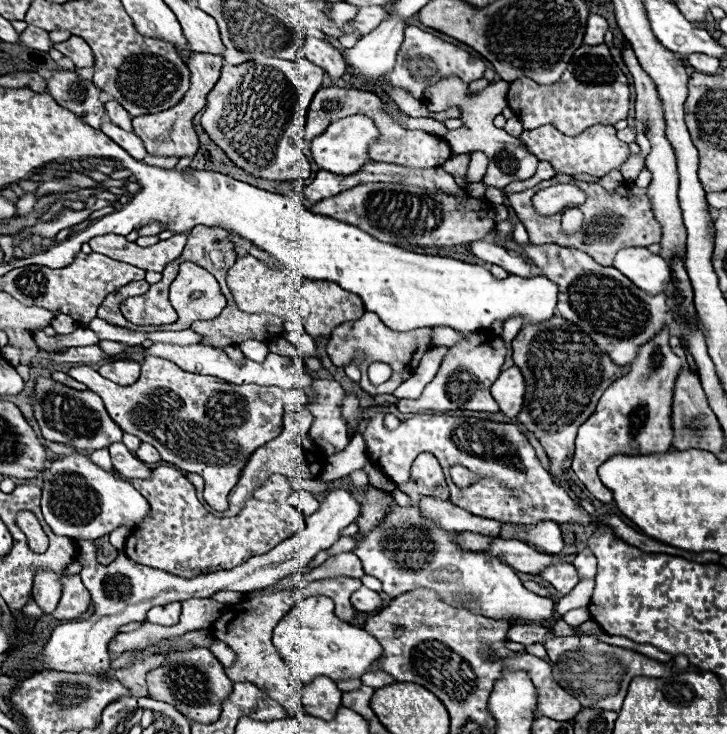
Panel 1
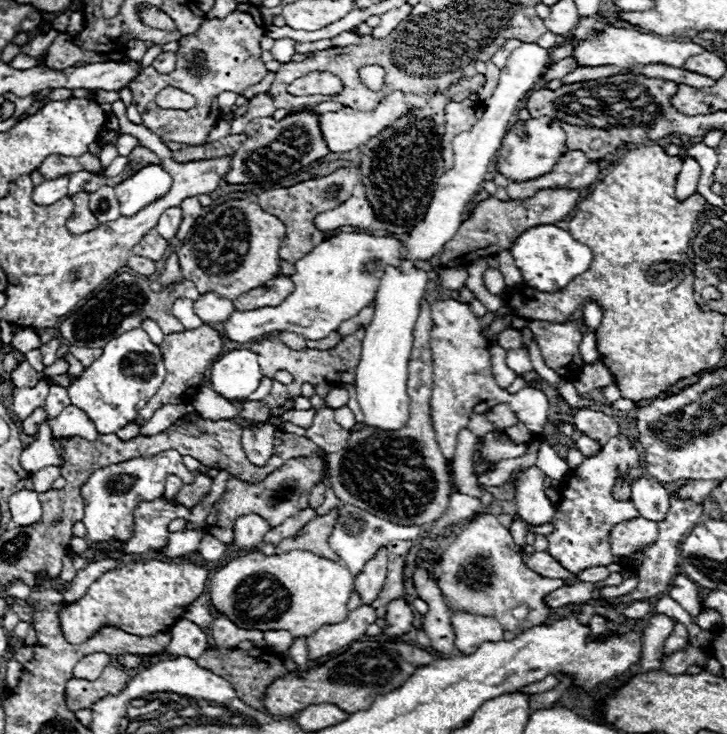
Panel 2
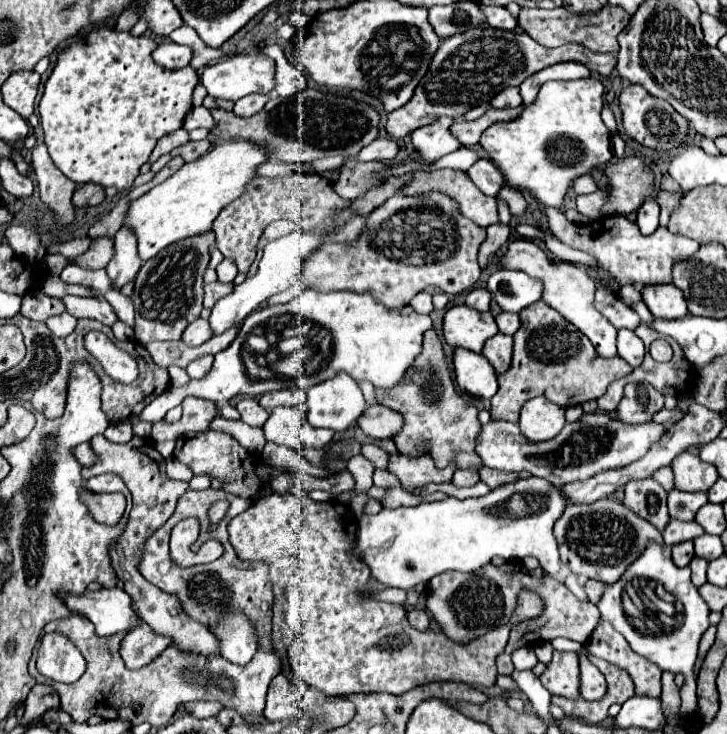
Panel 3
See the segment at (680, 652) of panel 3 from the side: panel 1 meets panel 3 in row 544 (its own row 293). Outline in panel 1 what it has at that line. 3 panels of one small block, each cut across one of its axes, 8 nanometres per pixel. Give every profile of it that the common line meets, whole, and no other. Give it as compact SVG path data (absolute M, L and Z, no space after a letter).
M648 248L618 250L614 258L614 266L650 296L664 292L664 286L670 280L668 262L662 256L652 254Z

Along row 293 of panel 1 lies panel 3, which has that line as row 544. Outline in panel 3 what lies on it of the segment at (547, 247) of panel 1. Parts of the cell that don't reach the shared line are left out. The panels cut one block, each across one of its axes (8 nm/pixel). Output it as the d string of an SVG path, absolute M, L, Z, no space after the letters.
M602 498L584 506L568 506L560 520L556 520L554 536L558 540L562 562L576 576L606 584L612 584L622 576L622 572L640 556L646 542L656 540L662 544L662 534L652 528L650 522L636 516L632 510L612 498Z

